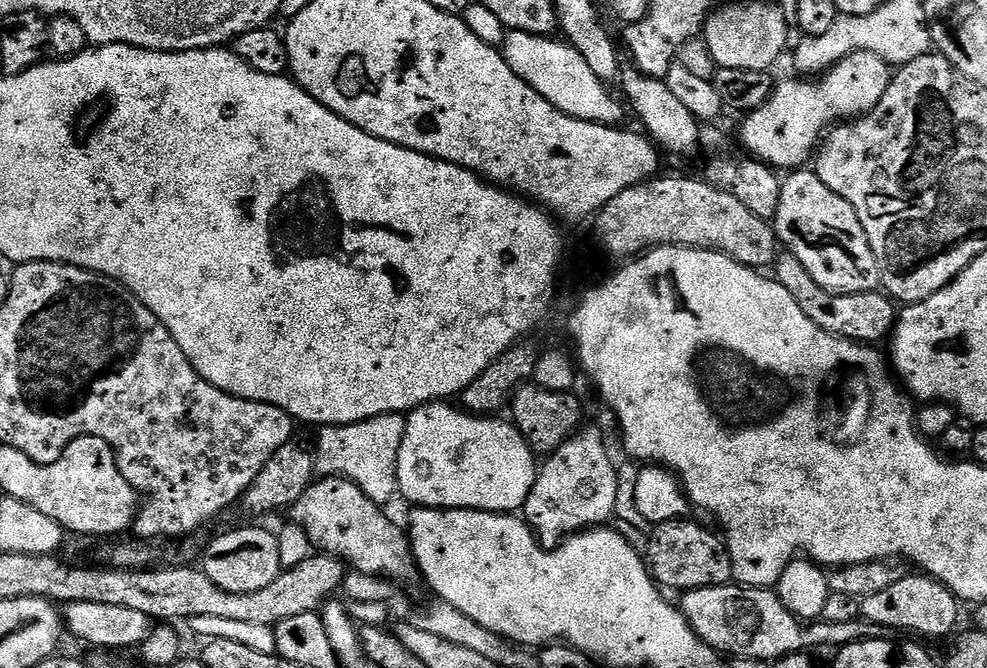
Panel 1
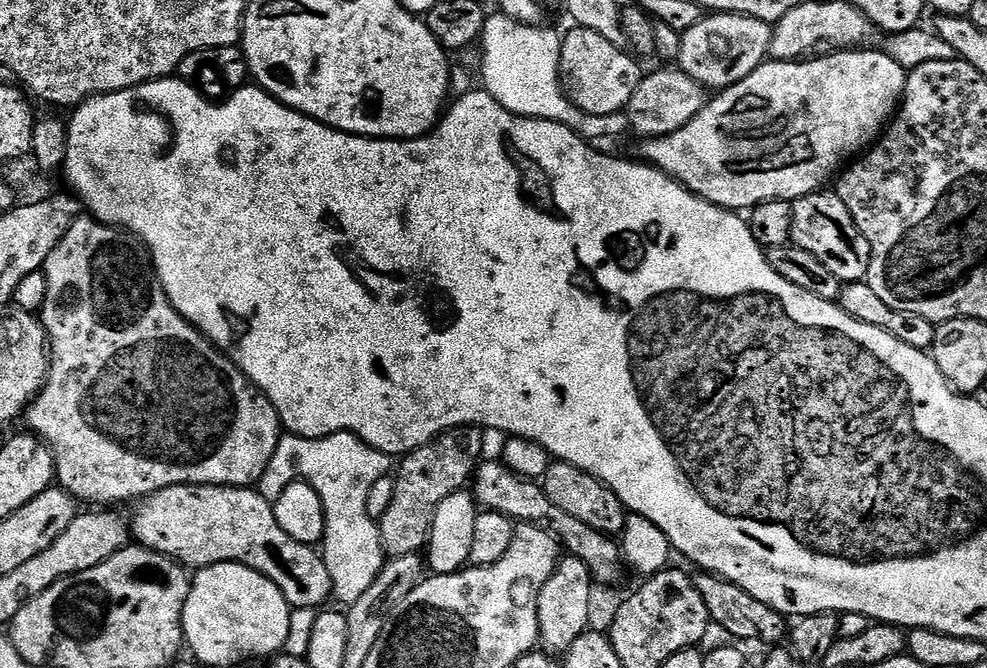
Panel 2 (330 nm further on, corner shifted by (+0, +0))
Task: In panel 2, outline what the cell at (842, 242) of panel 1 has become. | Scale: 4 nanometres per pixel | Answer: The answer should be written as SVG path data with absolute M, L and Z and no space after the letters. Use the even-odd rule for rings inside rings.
M817 190L801 200L791 201L794 214L791 243L802 250L810 250L818 262L823 262L841 282L860 282L868 275L870 266L870 242L858 230L846 202L835 191Z

